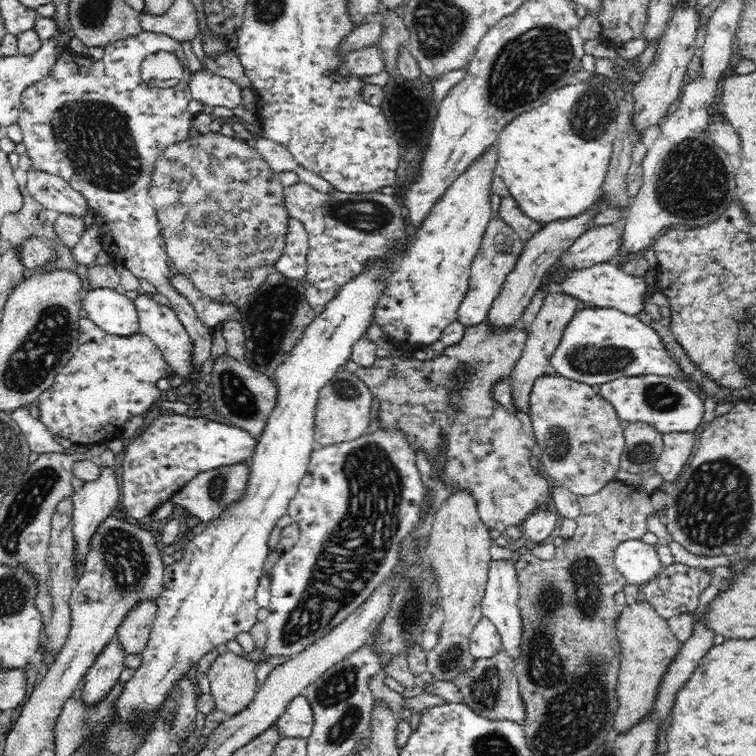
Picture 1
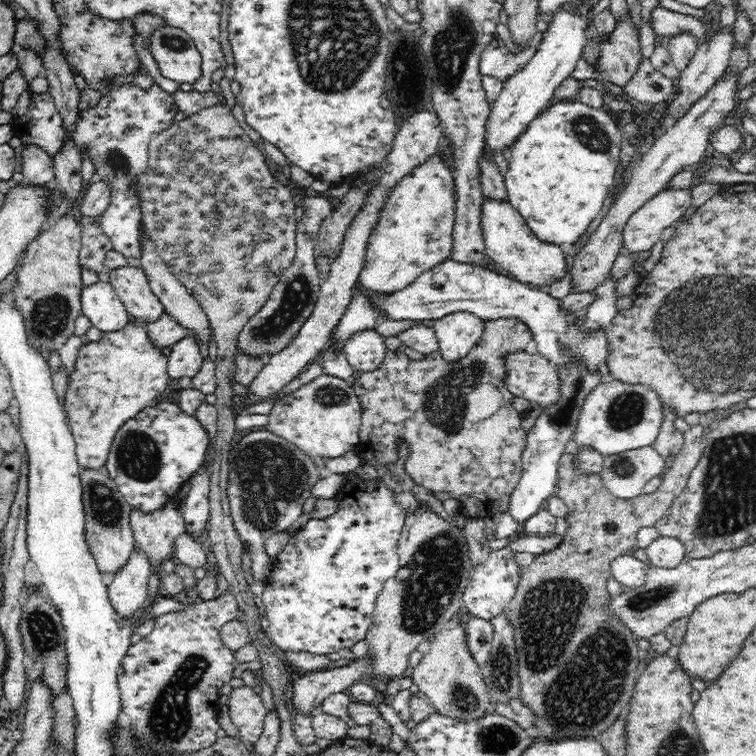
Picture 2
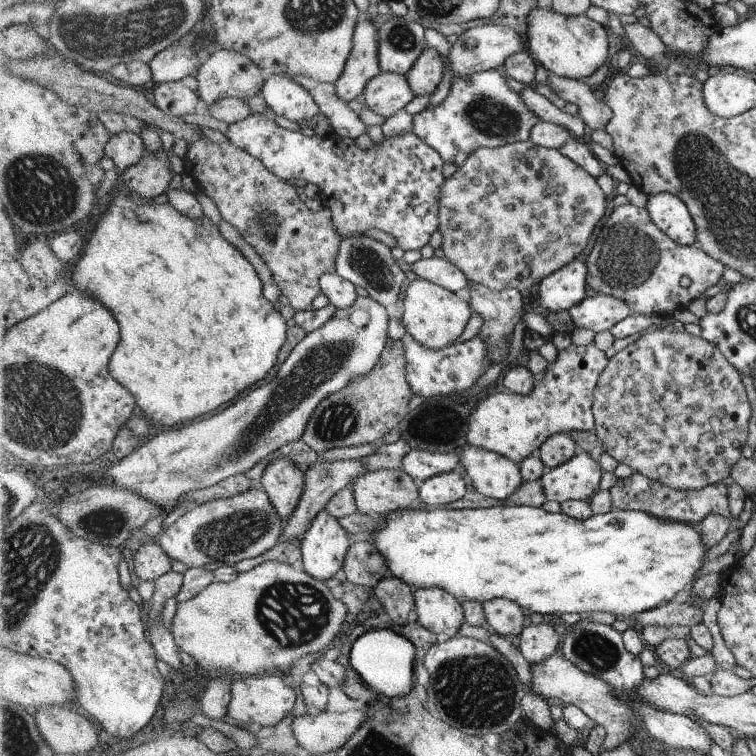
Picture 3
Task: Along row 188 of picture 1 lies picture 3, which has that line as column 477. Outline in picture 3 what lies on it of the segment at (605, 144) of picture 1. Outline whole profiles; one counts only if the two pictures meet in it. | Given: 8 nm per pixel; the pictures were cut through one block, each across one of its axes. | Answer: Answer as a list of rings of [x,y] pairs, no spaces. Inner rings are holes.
[[[501,505],[499,507],[466,510],[449,510],[444,506],[431,508],[429,511],[415,511],[410,508],[404,511],[389,513],[384,517],[388,519],[388,524],[373,536],[373,540],[377,549],[381,552],[380,555],[384,555],[384,558],[387,560],[387,565],[392,571],[392,575],[401,578],[410,586],[418,585],[420,588],[440,587],[442,590],[448,591],[458,598],[463,598],[464,601],[476,601],[484,604],[486,601],[496,597],[507,598],[518,604],[520,608],[526,608],[531,613],[538,612],[538,614],[543,615],[602,611],[613,614],[615,617],[621,616],[622,619],[630,621],[636,614],[654,609],[658,605],[664,605],[672,601],[678,593],[692,587],[693,581],[697,578],[696,574],[700,572],[700,568],[706,562],[706,552],[710,549],[705,545],[699,527],[690,523],[656,518],[654,515],[644,511],[622,510],[618,508],[612,508],[607,513],[593,514],[590,518],[583,521],[572,518],[566,513],[551,513],[550,511],[545,511],[542,507],[536,508],[529,507],[528,505]]]

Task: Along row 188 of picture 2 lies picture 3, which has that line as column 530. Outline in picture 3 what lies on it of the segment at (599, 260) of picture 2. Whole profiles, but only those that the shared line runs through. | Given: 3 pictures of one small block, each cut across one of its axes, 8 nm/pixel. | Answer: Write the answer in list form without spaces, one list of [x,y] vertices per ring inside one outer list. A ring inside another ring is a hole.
[[[531,623],[521,630],[520,652],[532,666],[556,652],[556,648],[560,644],[559,636],[553,623]]]

